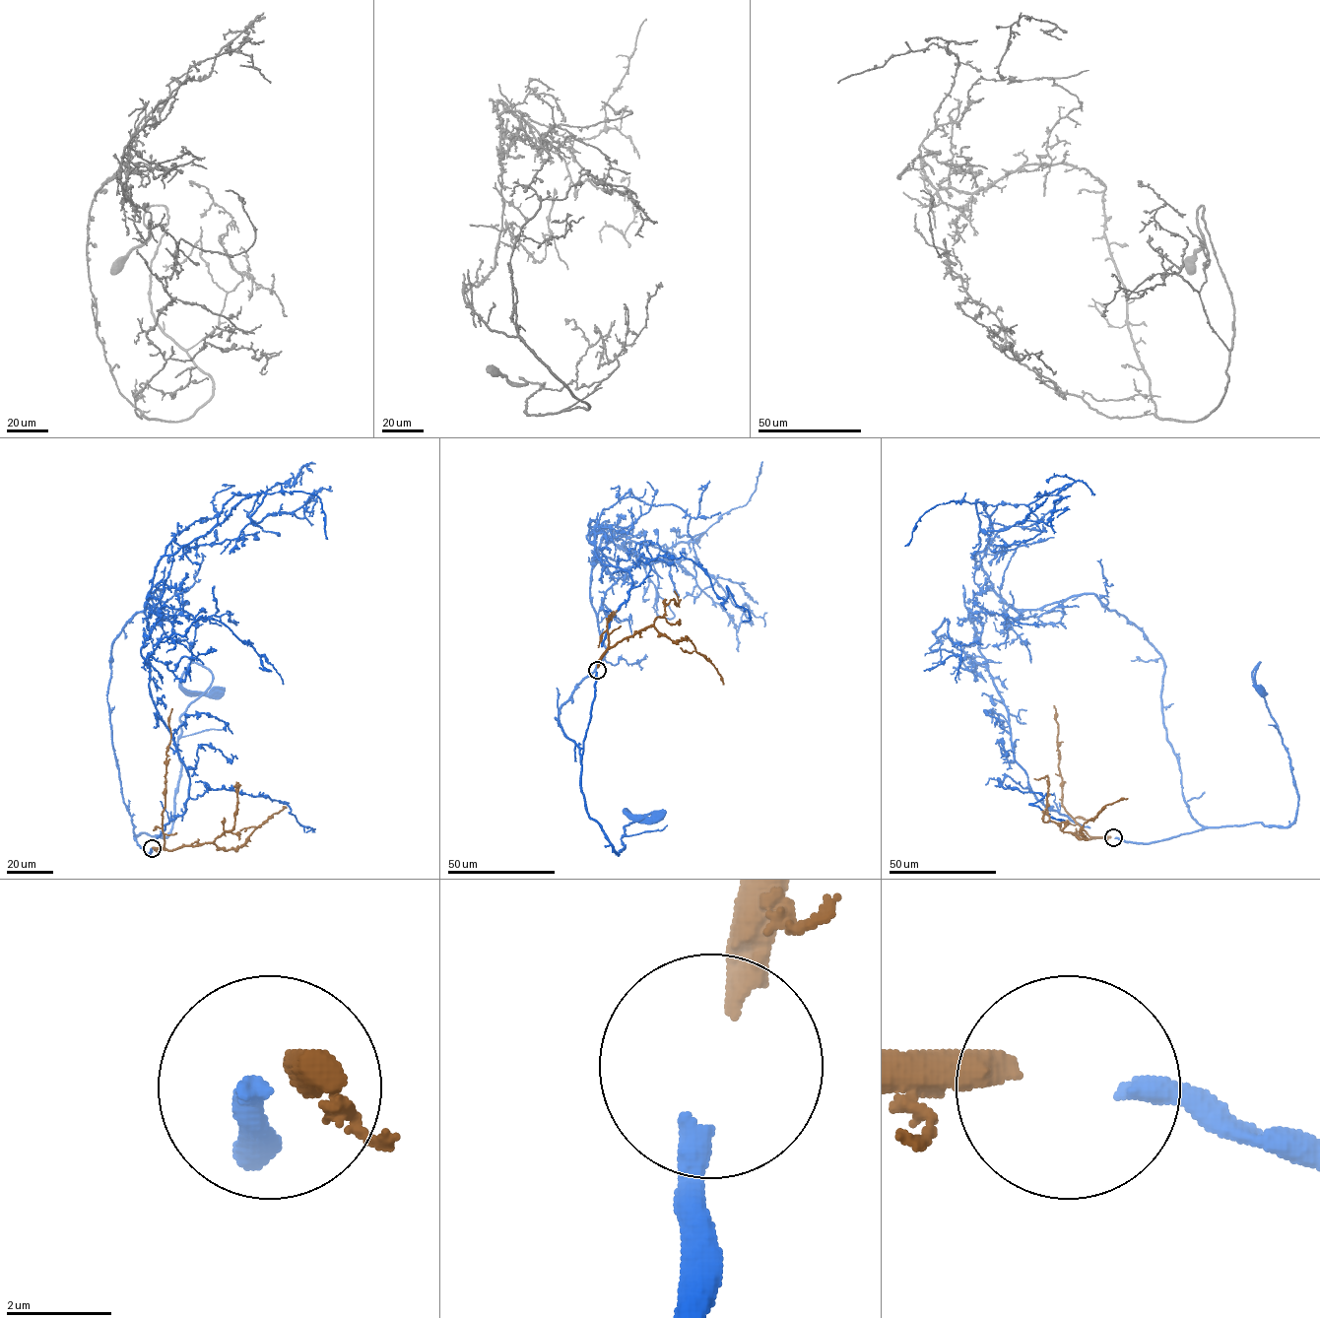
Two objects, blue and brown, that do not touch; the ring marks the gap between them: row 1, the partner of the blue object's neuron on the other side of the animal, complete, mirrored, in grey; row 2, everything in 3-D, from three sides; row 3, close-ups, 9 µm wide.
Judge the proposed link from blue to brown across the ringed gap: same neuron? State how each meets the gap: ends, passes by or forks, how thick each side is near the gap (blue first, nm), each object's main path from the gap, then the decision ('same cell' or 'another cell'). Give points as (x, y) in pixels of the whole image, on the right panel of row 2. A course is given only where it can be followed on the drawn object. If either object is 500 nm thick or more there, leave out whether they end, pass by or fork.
blue ends | brown ends | 400/400 nm | blue via (1114, 838), (1148, 843), (1205, 828), (1259, 823), (1288, 826), (1293, 822), (1298, 792), (1289, 757), (1261, 691) | brown via (1111, 837), (1086, 838), (1070, 832), (1085, 837), (1085, 823), (1106, 805), (1128, 798) | another cell

